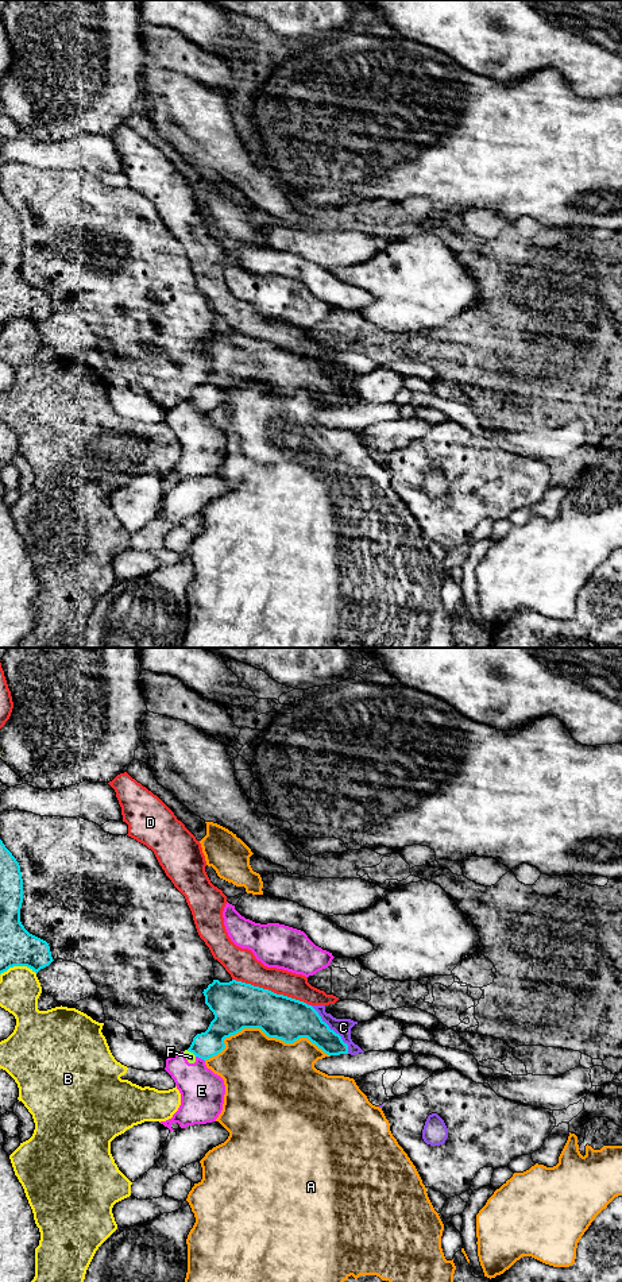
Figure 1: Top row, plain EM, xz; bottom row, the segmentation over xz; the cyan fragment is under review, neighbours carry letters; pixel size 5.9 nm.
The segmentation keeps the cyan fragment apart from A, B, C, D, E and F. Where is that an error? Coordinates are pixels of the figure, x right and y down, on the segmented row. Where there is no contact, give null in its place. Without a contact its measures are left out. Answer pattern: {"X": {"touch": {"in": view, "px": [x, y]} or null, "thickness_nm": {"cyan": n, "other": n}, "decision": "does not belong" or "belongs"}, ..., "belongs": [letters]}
{"A": {"touch": {"in": "xz", "px": [262, 1030]}, "thickness_nm": {"cyan": 280, "other": 440}, "decision": "does not belong"}, "B": {"touch": {"in": "xz", "px": [18, 965]}, "thickness_nm": {"cyan": 220, "other": 240}, "decision": "does not belong"}, "C": {"touch": {"in": "xz", "px": [329, 1028]}, "thickness_nm": {"cyan": 260, "other": 100}, "decision": "does not belong"}, "D": {"touch": {"in": "xz", "px": [270, 991]}, "thickness_nm": {"cyan": 280, "other": 180}, "decision": "does not belong"}, "E": {"touch": {"in": "xz", "px": [200, 1057]}, "thickness_nm": {"cyan": 160, "other": 260}, "decision": "does not belong"}, "F": {"touch": {"in": "xz", "px": [192, 1051]}, "thickness_nm": {"cyan": 160, "other": 60}, "decision": "does not belong"}, "belongs": []}

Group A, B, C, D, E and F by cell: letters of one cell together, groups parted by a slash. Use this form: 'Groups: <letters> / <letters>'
Groups: A / B / C D / E F

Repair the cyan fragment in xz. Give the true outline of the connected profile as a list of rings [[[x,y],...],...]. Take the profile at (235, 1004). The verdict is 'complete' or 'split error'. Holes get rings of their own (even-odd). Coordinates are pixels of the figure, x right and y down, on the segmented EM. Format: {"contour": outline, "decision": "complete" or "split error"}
{"contour": [[[213,980],[202,993],[215,1019],[205,1032],[193,1038],[188,1051],[204,1061],[221,1053],[224,1039],[243,1028],[260,1028],[285,1043],[308,1038],[328,1055],[348,1054],[341,1036],[304,1001],[236,980]]], "decision": "complete"}

